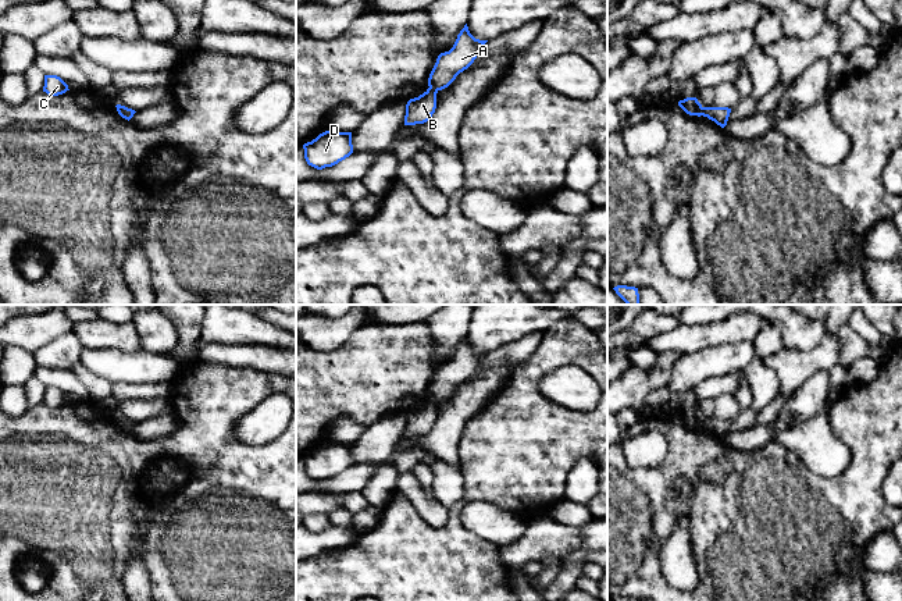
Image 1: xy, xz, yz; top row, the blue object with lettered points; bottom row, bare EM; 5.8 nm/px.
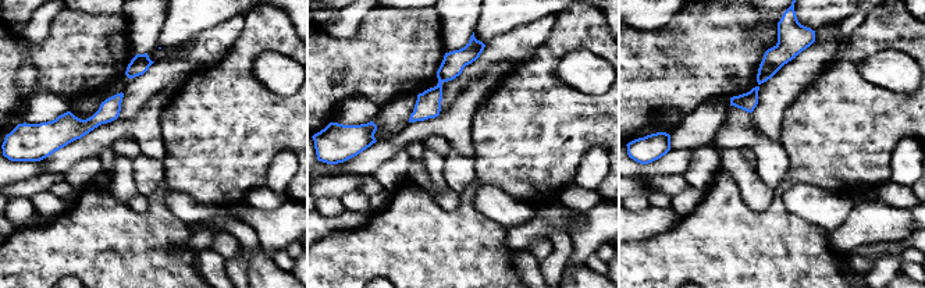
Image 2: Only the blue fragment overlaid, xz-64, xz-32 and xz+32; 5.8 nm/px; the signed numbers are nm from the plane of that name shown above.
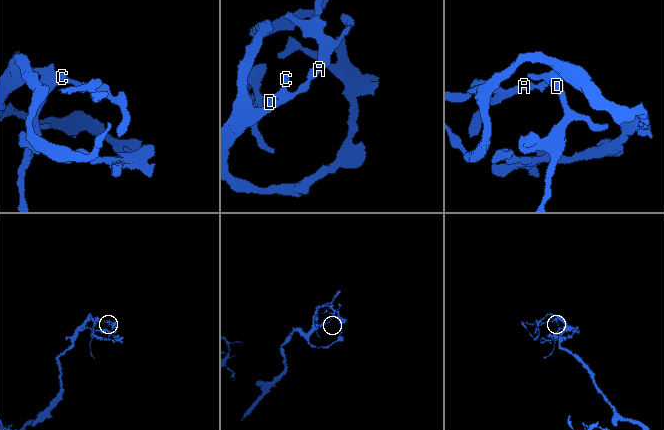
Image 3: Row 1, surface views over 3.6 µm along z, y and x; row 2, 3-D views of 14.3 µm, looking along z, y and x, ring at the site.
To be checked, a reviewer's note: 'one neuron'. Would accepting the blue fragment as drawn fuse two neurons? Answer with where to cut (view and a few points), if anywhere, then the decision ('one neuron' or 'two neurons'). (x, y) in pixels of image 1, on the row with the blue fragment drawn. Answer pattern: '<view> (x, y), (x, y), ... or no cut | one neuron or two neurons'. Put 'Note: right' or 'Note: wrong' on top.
Note: wrong
xz (430, 86), (437, 92) | two neurons

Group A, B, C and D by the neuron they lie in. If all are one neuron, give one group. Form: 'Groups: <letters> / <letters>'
Groups: A / B C D

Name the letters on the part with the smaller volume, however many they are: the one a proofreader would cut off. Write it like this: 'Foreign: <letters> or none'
Foreign: A

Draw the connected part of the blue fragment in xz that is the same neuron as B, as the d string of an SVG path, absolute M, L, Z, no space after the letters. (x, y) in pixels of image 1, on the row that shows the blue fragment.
M428 88L418 97L410 99L406 104L404 125L427 122L436 109L436 90Z

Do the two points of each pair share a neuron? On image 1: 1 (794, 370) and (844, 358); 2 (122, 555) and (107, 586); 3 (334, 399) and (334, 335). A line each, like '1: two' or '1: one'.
1: two
2: one
3: two

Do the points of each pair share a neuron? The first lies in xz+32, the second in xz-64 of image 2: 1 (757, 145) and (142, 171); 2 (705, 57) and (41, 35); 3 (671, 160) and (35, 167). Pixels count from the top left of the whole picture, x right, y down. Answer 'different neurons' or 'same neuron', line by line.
1: same neuron
2: different neurons
3: different neurons

